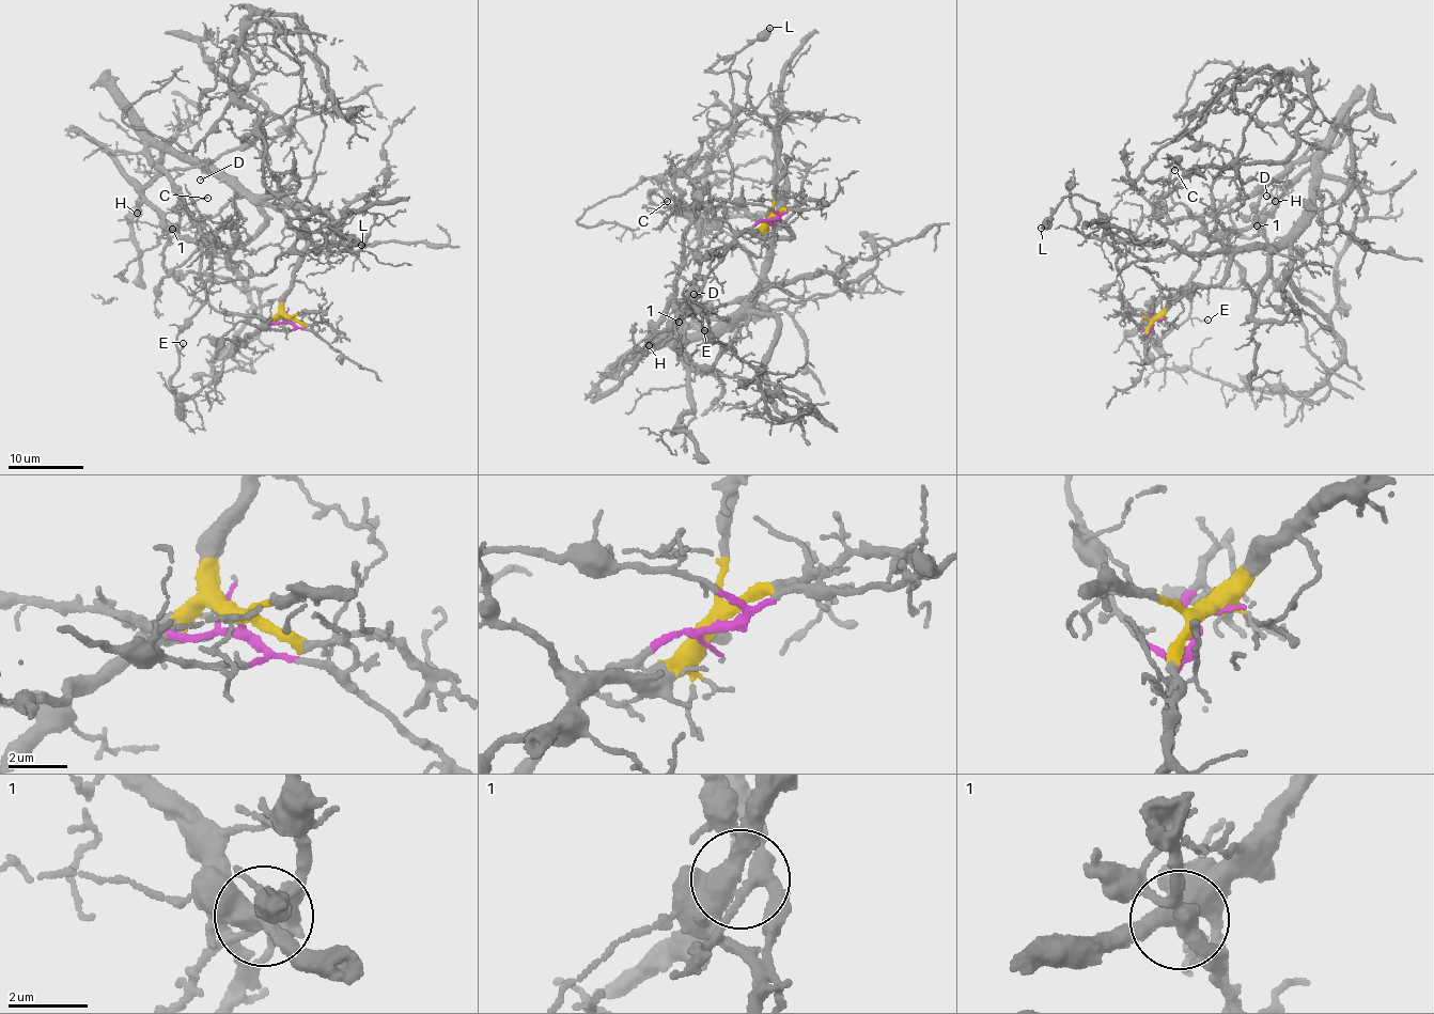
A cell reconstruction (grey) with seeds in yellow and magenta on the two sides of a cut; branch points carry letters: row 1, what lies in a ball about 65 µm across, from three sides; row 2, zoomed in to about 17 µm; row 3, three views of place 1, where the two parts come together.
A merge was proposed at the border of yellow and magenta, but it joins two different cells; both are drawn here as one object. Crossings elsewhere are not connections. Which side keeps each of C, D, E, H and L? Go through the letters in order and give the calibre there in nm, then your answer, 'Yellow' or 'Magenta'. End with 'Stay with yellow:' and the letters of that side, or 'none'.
C: Thickness 130 nm. Magenta
D: Thickness 100 nm. Magenta
E: Thickness 90 nm. Magenta
H: Thickness 90 nm. Magenta
L: Thickness 360 nm. Magenta
Stay with yellow: none

